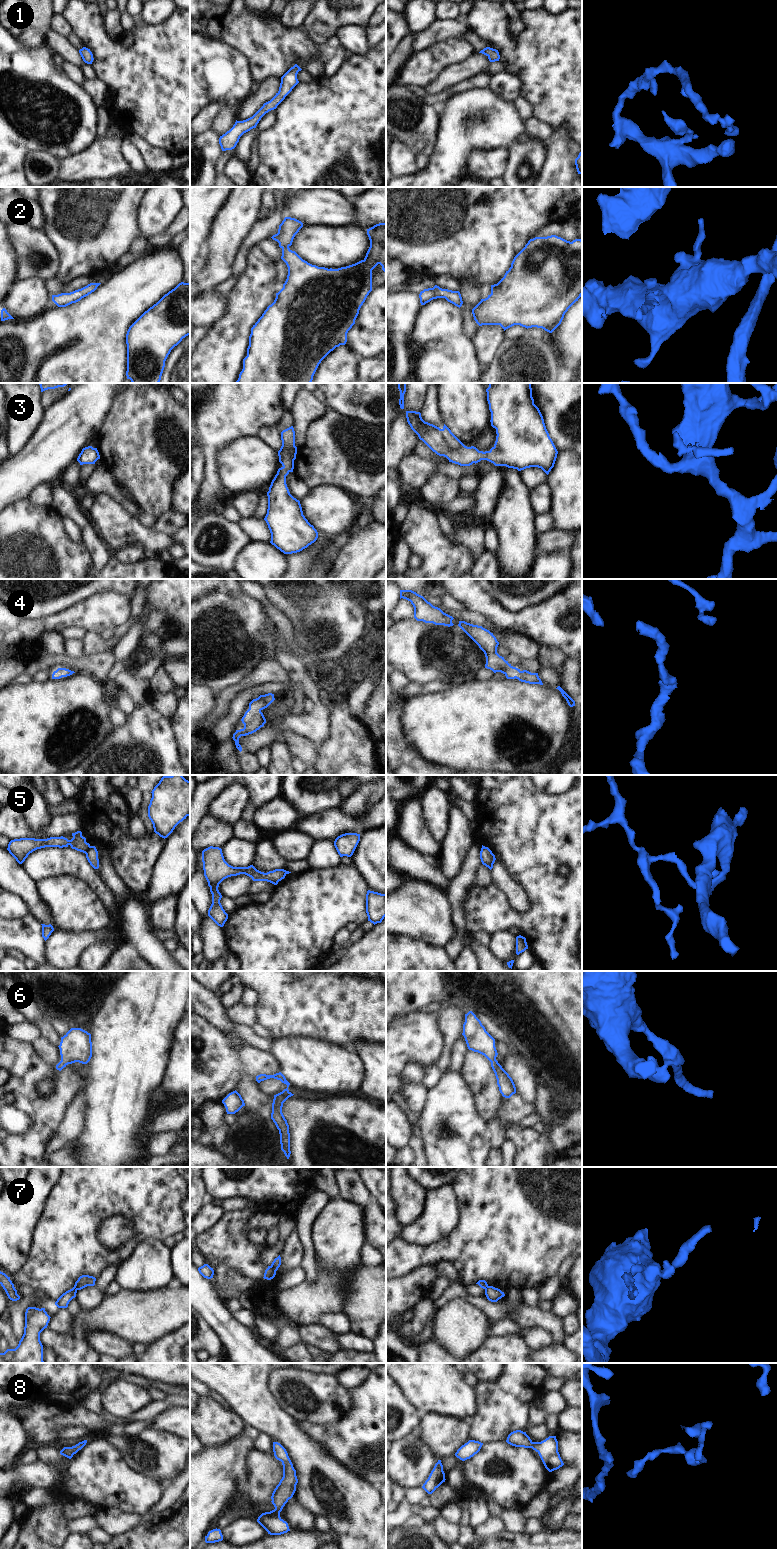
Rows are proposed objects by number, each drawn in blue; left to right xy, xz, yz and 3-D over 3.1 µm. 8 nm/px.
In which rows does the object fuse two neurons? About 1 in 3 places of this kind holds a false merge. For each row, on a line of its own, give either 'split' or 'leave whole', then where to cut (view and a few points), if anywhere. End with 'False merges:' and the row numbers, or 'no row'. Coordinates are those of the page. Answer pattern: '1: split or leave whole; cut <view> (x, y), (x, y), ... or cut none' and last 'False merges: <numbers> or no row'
1: leave whole; cut none
2: leave whole; cut none
3: leave whole; cut none
4: leave whole; cut none
5: split; cut xy (90, 846), (85, 853)
6: leave whole; cut none
7: split; cut xz (270, 1266), (275, 1271)
8: leave whole; cut none
False merges: 5, 7

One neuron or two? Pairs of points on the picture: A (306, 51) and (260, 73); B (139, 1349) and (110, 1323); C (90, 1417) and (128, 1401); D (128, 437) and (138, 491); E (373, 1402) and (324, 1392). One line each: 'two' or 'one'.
A: one
B: two
C: two
D: one
E: two

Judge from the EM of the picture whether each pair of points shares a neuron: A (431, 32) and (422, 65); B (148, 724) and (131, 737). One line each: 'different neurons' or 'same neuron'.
A: different neurons
B: same neuron

